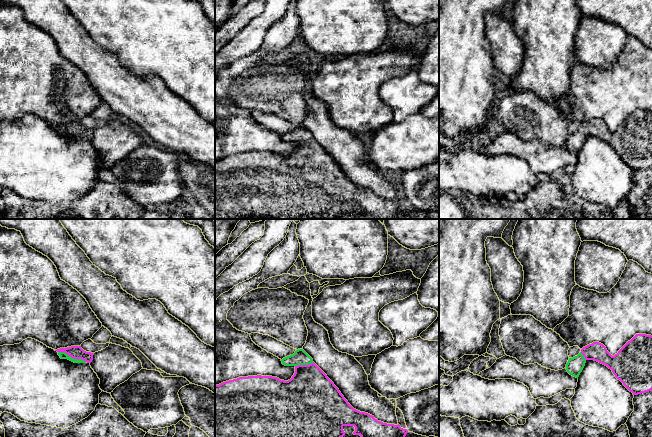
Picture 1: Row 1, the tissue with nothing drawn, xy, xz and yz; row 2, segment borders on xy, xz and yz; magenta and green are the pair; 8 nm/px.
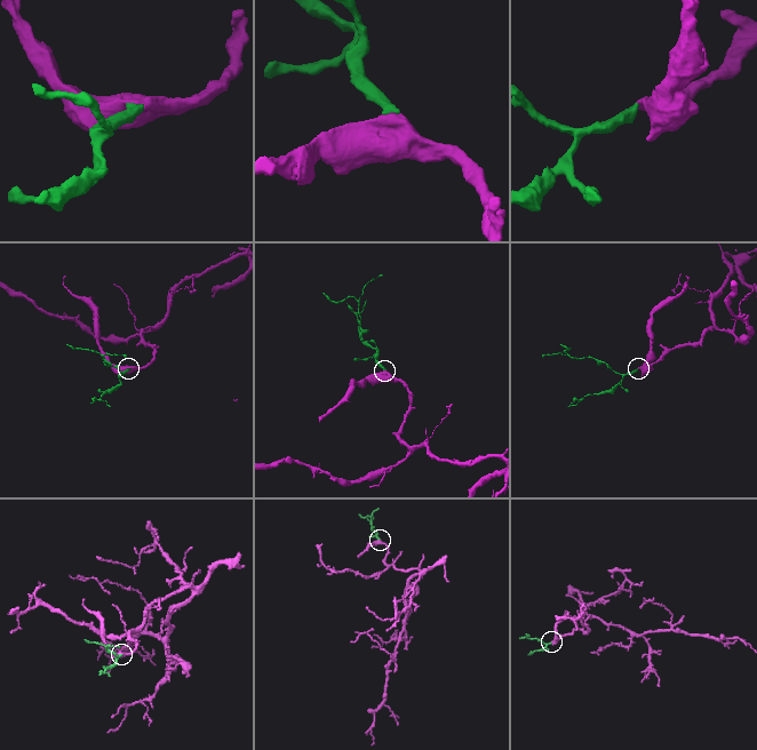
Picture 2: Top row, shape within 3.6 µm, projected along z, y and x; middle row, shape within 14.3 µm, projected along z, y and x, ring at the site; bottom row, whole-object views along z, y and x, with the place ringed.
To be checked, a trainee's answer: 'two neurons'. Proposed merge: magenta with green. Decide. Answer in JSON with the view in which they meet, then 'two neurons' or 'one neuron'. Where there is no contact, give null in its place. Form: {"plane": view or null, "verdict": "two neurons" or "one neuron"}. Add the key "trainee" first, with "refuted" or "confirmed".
{"trainee": "refuted", "plane": "xy", "verdict": "one neuron"}

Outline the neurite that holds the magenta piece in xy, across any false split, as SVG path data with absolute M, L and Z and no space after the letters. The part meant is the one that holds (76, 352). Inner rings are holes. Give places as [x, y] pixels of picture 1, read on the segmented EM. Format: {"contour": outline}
{"contour": "M71 346L55 350L61 359L68 359L74 363L91 363L93 353L84 351L81 346Z"}

